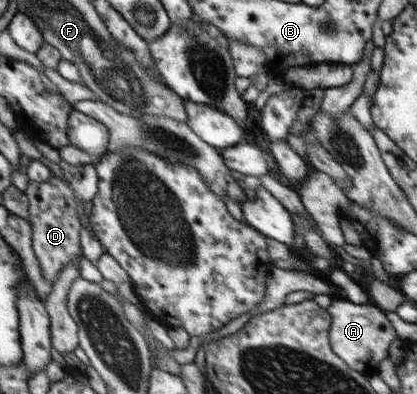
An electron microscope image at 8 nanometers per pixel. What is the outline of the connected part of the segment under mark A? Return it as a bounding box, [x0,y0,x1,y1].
[327,298,398,377]

